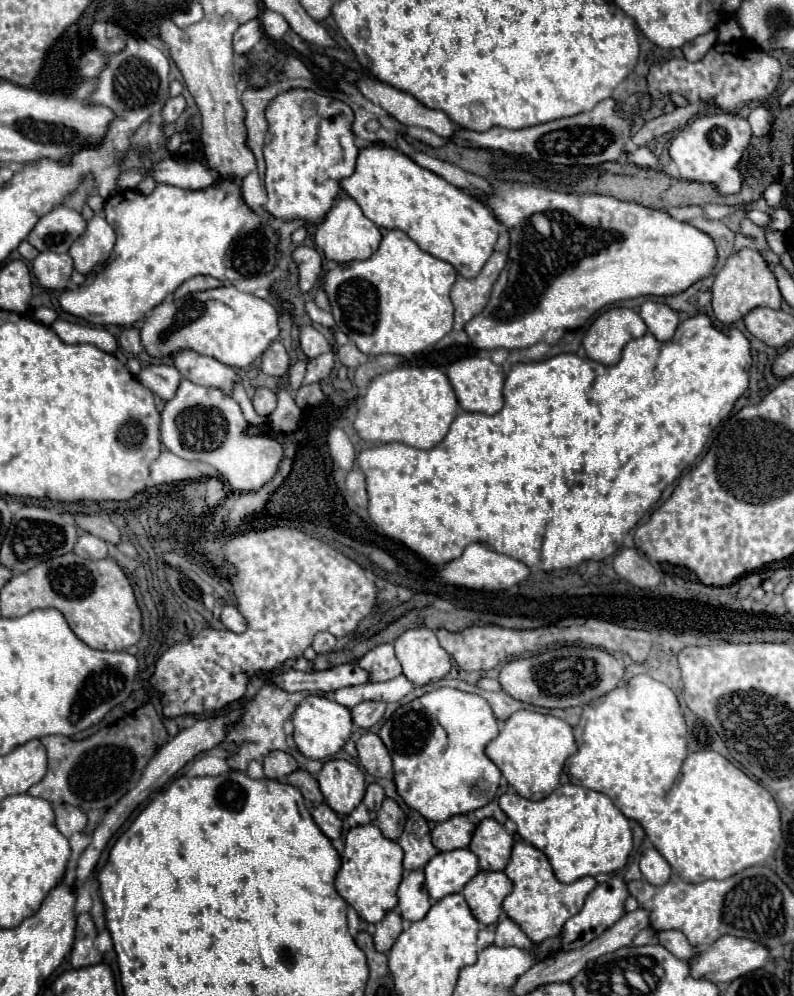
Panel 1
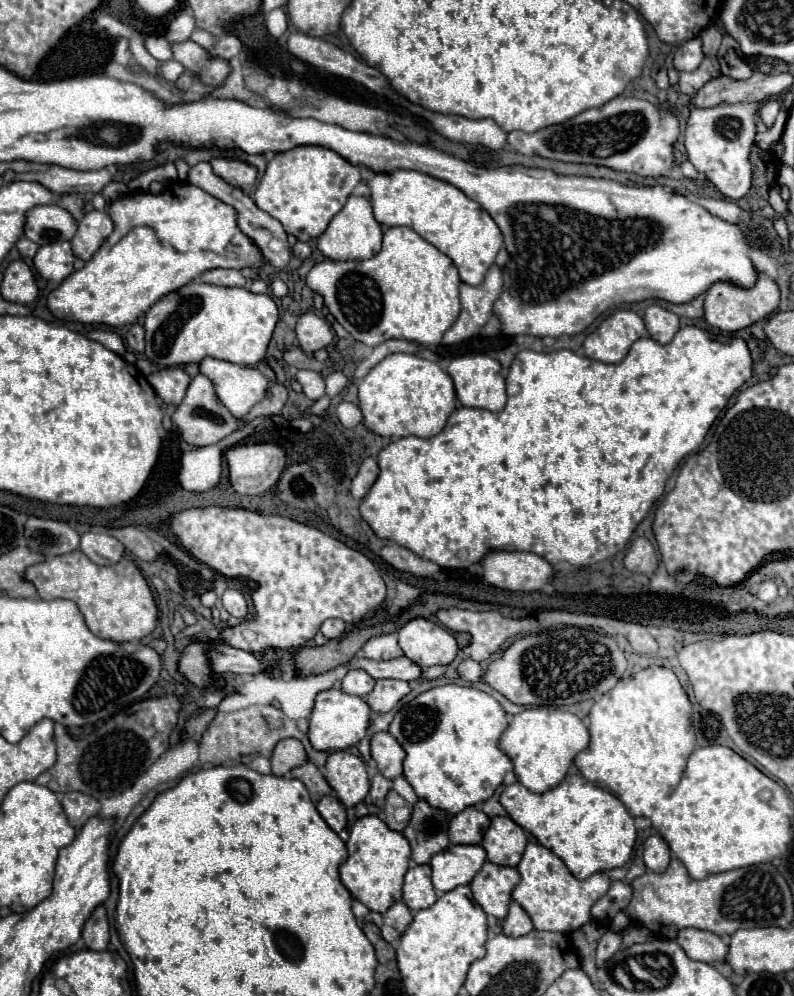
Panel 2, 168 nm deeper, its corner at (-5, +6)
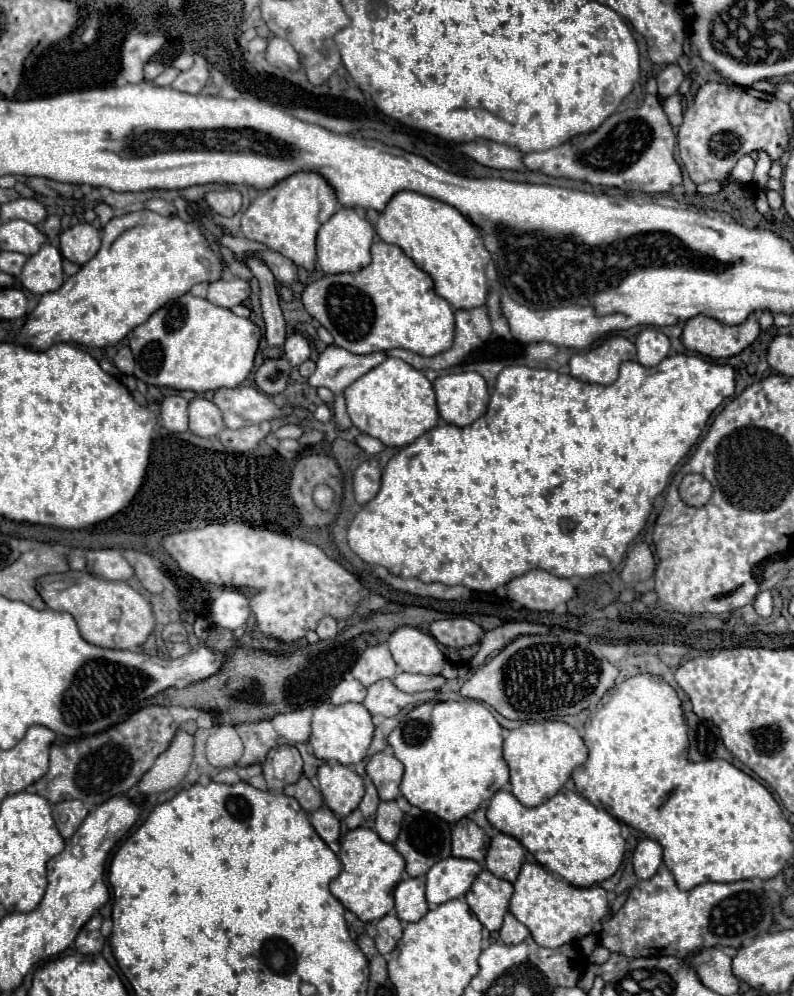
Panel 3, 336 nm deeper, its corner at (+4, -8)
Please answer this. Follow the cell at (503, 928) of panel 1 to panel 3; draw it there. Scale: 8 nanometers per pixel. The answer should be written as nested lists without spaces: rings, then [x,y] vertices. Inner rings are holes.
[[[508,912],[506,918],[504,918],[504,924],[502,924],[502,928],[500,928],[500,938],[502,938],[502,942],[504,942],[504,944],[520,944],[528,934],[530,934],[530,930],[528,930],[522,922],[518,922],[518,920]]]

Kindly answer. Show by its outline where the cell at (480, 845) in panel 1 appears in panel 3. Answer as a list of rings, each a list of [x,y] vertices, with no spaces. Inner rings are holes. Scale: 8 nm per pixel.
[[[496,834],[486,854],[486,868],[498,878],[516,882],[518,872],[524,864],[524,858],[526,858],[524,848],[516,838],[506,834]]]

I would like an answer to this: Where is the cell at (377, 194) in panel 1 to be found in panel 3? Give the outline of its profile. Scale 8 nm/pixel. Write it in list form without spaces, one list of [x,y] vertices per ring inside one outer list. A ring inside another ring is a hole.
[[[398,192],[384,212],[380,212],[376,232],[384,242],[402,248],[402,252],[434,280],[434,292],[452,308],[472,310],[486,304],[498,272],[482,242],[480,230],[456,208],[416,192]]]

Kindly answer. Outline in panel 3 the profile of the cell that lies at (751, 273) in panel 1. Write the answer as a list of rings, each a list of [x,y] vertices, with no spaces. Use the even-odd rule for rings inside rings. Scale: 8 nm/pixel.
[[[750,314],[750,318],[738,326],[724,326],[714,318],[696,316],[684,324],[682,344],[692,352],[712,360],[722,360],[740,354],[758,338],[758,334],[760,326],[754,314]]]

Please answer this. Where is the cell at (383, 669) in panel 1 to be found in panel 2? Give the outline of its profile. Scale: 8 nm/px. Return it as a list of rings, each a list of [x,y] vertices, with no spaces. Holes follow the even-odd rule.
[[[383,634],[383,636],[371,638],[363,646],[363,656],[371,658],[371,660],[393,660],[393,658],[401,658],[403,652],[397,644],[395,634]]]

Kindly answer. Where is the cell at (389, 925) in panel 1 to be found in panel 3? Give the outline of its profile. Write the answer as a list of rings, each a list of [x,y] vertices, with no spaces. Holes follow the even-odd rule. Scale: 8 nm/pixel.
[[[386,914],[376,922],[378,936],[374,938],[376,948],[380,954],[390,954],[396,946],[396,942],[402,938],[402,922],[396,918],[396,914]]]

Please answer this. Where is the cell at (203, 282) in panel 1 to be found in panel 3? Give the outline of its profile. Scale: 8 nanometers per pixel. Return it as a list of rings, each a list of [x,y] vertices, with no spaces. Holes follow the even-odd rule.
[[[234,278],[234,280],[216,280],[208,288],[208,300],[222,308],[232,308],[236,304],[242,304],[252,294],[250,284],[246,280]]]

